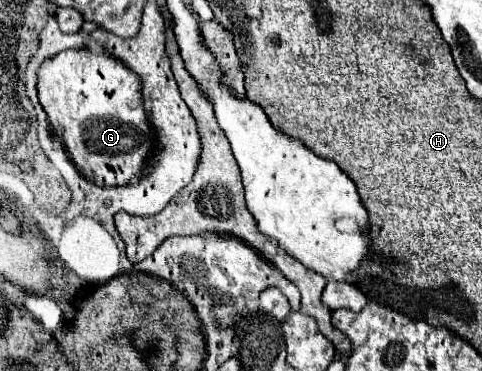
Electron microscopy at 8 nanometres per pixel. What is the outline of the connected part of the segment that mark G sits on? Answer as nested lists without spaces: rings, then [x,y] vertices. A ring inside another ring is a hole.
[[[66,49],[46,59],[36,75],[38,99],[46,111],[48,123],[54,135],[62,141],[70,161],[86,179],[100,187],[118,187],[124,185],[124,175],[142,175],[152,153],[152,133],[148,129],[148,117],[142,105],[140,77],[134,71],[128,71],[124,63],[100,51]]]

